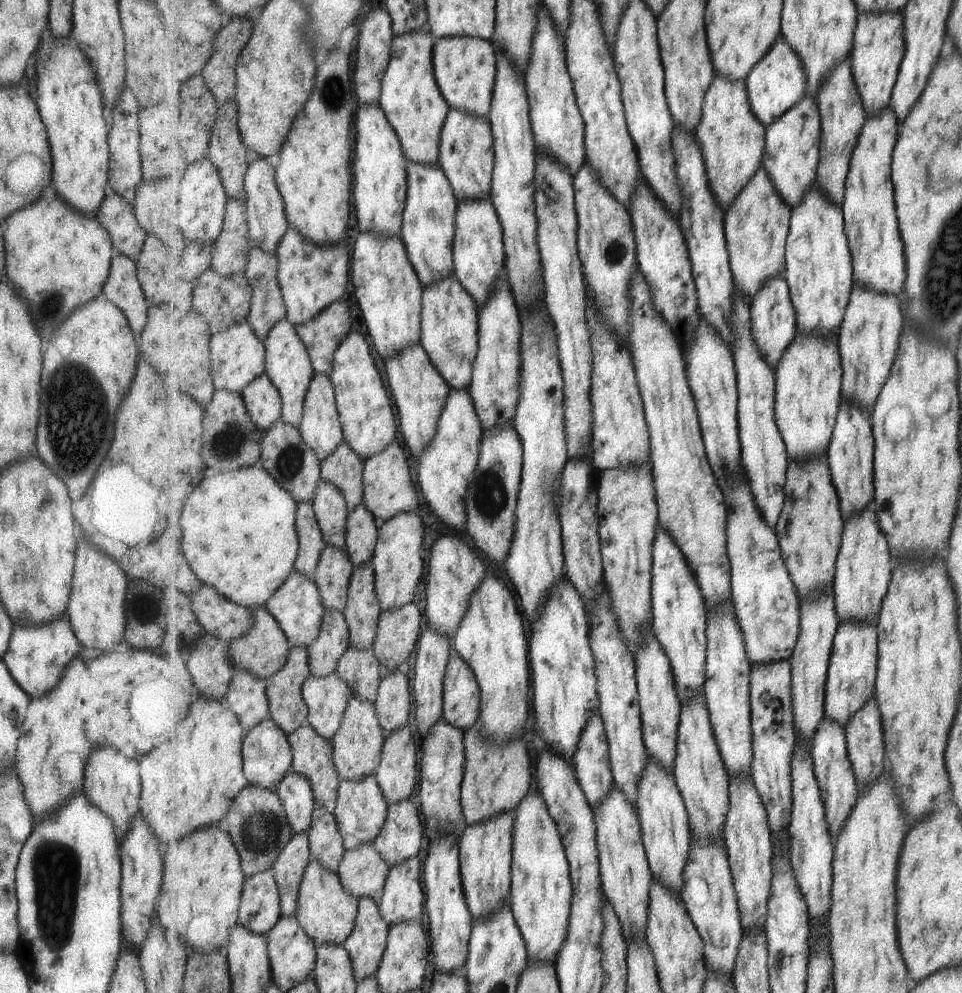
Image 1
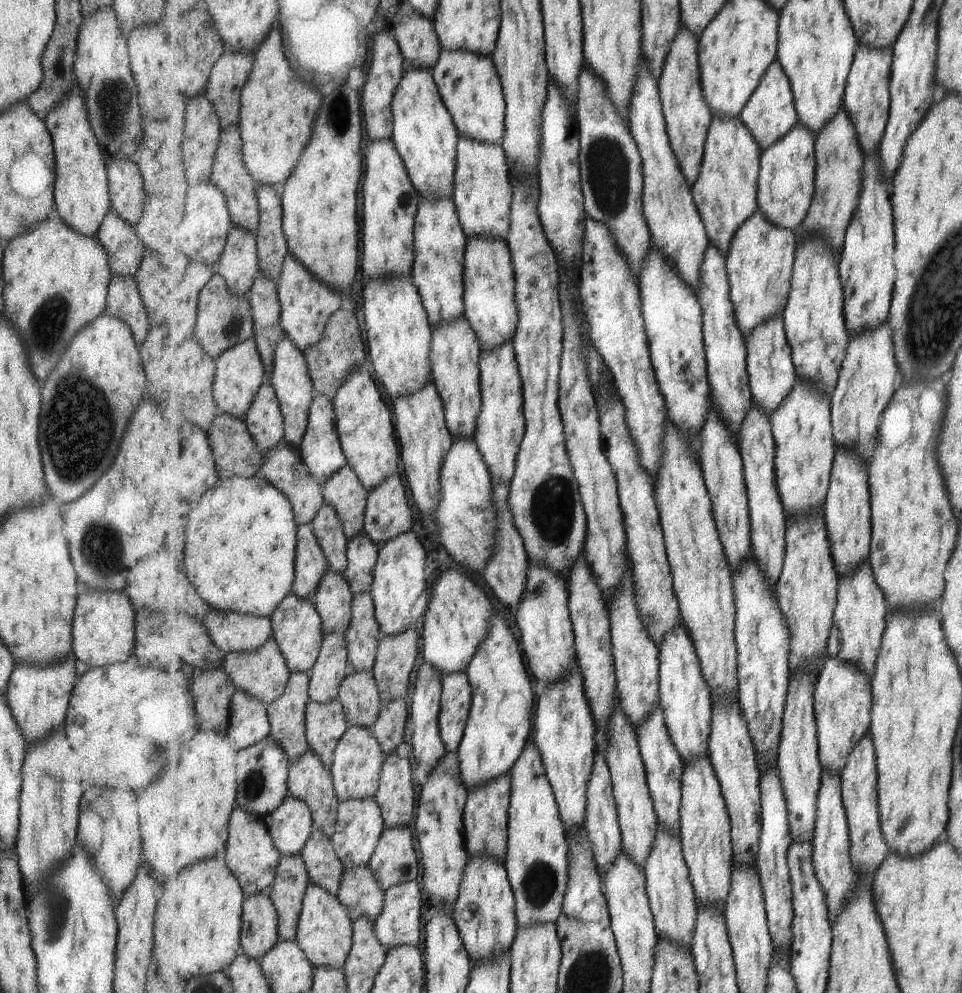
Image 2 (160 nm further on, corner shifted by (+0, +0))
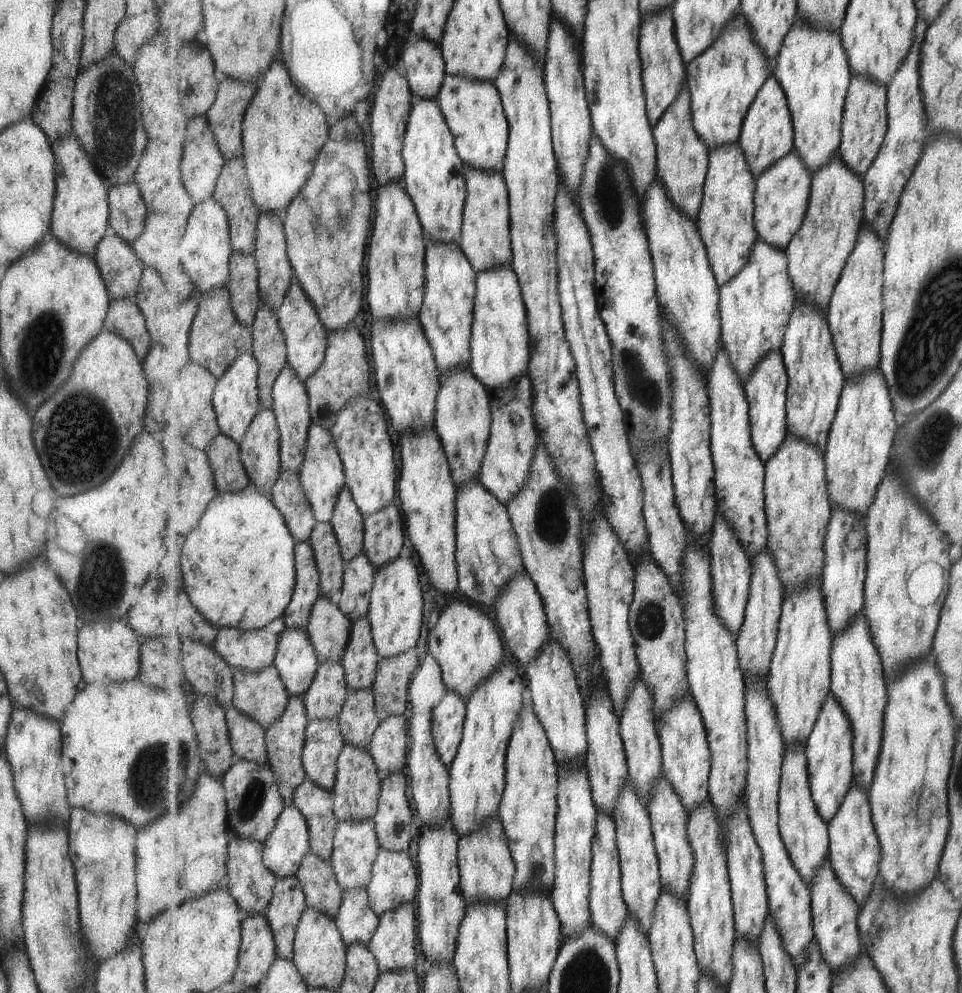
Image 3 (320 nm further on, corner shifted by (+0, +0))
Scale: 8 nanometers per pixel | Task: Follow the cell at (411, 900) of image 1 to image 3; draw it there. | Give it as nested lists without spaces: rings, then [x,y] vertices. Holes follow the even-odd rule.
[[[413,904],[385,913],[369,947],[377,959],[380,973],[415,970],[417,964],[417,916]]]

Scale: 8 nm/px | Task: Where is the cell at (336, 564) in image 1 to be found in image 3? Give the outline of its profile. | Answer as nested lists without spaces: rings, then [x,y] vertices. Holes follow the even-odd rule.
[[[319,597],[307,628],[321,663],[341,663],[350,644],[351,620],[332,599]]]

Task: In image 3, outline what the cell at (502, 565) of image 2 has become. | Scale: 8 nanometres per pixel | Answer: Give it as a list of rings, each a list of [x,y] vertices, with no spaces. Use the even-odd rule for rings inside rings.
[[[524,572],[508,583],[508,588],[502,593],[495,606],[494,614],[503,633],[503,638],[515,656],[526,668],[544,652],[544,647],[550,640],[550,626],[542,595],[539,594],[535,582]]]

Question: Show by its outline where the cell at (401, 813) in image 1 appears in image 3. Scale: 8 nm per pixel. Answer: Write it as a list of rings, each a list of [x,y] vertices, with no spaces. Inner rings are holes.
[[[380,850],[367,886],[370,907],[379,918],[413,903],[419,884],[415,872],[417,868],[408,851]]]

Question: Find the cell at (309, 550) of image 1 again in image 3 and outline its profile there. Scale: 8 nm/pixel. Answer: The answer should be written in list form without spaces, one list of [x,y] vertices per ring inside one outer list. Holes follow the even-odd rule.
[[[308,541],[296,546],[296,587],[283,618],[289,628],[307,630],[314,604],[321,597],[320,572]]]

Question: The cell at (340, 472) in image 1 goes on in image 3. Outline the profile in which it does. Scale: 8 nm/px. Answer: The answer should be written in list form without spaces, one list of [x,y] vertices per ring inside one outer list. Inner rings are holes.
[[[347,486],[338,498],[331,523],[334,526],[345,564],[364,552],[365,516],[359,510]]]

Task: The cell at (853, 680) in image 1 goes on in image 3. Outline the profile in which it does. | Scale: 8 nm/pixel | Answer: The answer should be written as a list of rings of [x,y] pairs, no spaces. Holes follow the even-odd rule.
[[[830,693],[826,704],[823,705],[822,714],[818,718],[810,740],[806,742],[807,768],[810,775],[810,787],[815,806],[821,818],[830,822],[838,816],[839,809],[846,801],[854,785],[854,734],[851,723],[838,703],[836,697]]]

